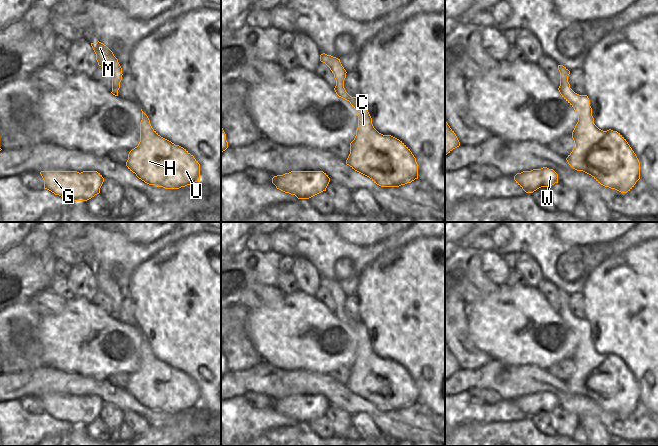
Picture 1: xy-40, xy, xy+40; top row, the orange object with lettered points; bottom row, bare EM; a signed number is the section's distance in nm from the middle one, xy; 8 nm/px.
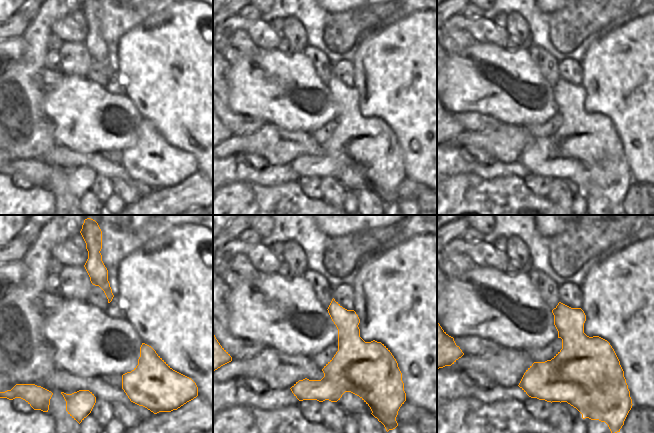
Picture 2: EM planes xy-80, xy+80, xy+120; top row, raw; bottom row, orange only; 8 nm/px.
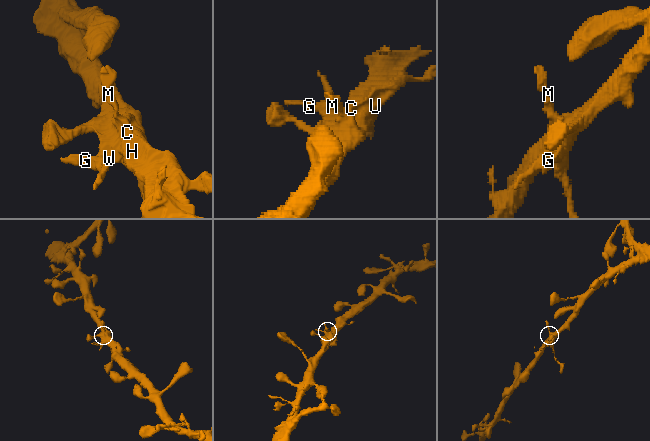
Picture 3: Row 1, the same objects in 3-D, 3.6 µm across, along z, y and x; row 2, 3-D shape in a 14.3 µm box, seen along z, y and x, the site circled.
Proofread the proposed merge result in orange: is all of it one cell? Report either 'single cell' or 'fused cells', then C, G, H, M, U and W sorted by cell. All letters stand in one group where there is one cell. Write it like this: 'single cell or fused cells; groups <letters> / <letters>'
single cell; groups C G H M U W

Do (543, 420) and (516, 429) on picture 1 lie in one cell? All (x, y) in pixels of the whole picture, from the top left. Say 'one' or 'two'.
two

